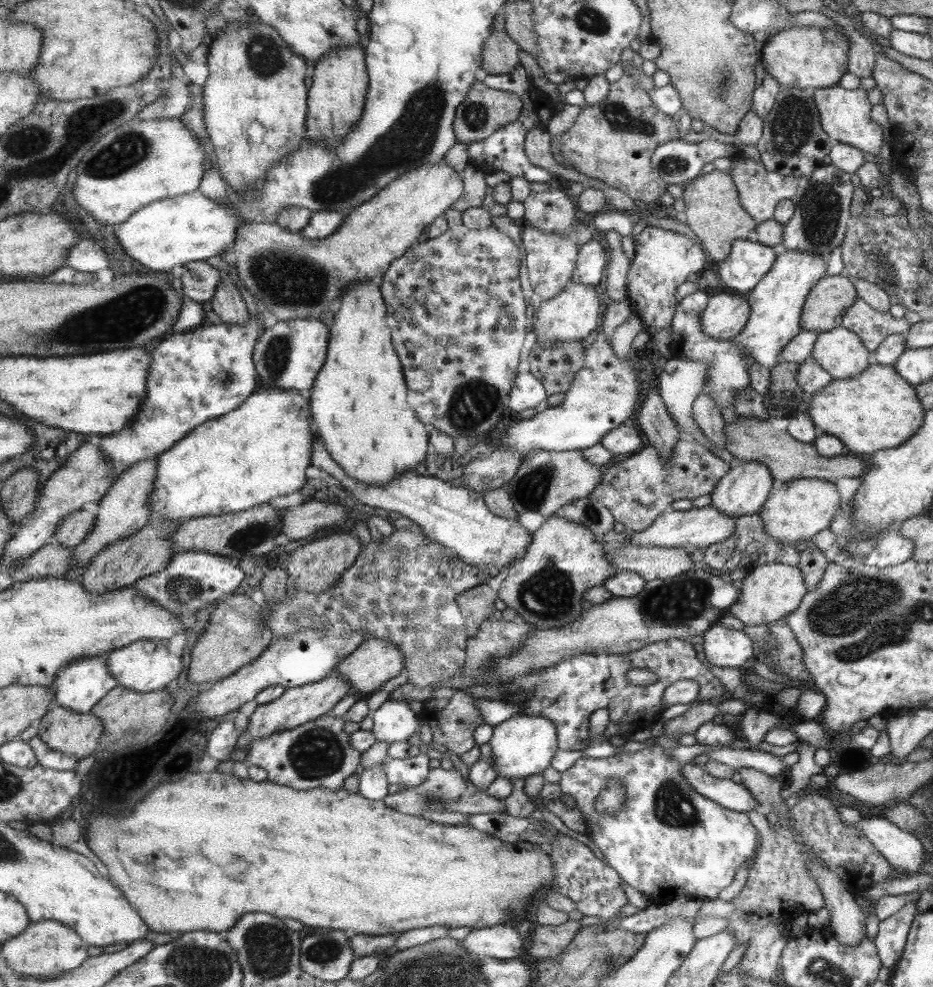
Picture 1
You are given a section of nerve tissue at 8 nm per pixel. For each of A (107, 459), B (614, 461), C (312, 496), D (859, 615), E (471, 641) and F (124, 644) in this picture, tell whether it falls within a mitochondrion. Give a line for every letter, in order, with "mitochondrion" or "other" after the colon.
A: other
B: other
C: other
D: mitochondrion
E: other
F: other

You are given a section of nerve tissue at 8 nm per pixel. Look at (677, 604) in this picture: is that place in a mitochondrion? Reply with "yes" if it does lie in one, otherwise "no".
yes

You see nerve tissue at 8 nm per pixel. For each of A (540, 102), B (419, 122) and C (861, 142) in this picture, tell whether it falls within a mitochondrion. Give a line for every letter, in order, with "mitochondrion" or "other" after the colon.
A: other
B: mitochondrion
C: other

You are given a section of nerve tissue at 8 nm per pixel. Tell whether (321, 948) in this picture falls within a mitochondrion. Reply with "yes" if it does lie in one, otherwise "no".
yes

